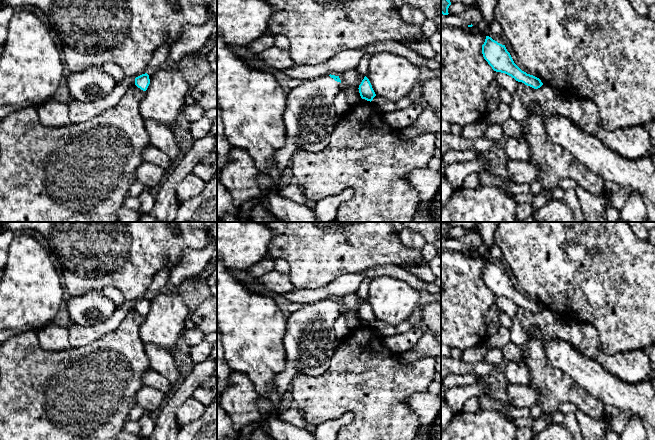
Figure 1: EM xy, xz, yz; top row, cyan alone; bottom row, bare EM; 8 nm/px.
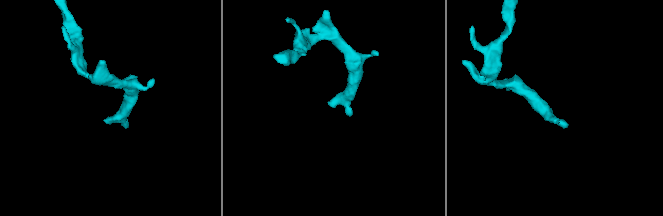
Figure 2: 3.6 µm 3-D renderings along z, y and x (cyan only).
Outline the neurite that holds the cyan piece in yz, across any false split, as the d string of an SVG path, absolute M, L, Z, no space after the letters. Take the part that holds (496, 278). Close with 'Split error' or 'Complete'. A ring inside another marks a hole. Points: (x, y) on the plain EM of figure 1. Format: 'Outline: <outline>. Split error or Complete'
Outline: M486 260L482 269L482 278L494 295L505 297L516 305L534 313L538 313L543 309L539 302L527 298L514 287L505 269L498 267L489 260Z. Complete

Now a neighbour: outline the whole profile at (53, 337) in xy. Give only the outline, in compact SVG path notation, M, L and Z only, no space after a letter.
M54 322L37 331L40 346L51 352L66 350L70 347L68 328Z

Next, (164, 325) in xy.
M165 289L149 299L150 308L140 326L140 337L145 343L155 344L172 355L182 340L189 310L178 292Z

